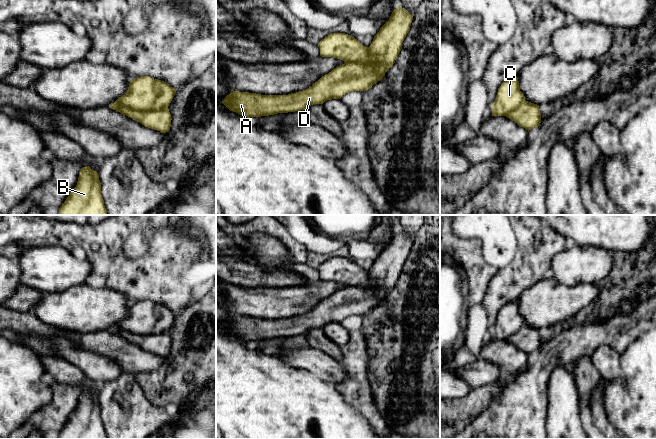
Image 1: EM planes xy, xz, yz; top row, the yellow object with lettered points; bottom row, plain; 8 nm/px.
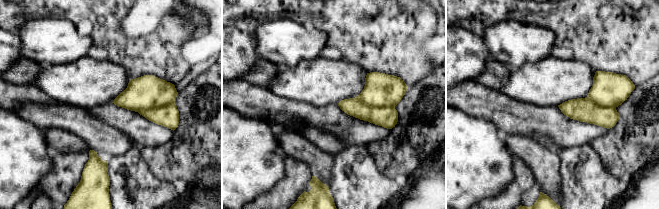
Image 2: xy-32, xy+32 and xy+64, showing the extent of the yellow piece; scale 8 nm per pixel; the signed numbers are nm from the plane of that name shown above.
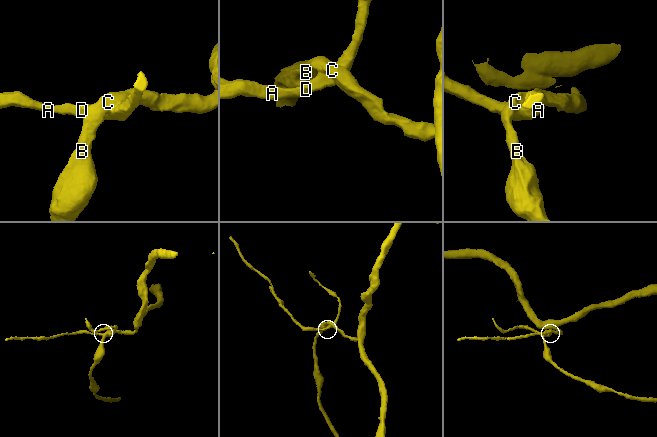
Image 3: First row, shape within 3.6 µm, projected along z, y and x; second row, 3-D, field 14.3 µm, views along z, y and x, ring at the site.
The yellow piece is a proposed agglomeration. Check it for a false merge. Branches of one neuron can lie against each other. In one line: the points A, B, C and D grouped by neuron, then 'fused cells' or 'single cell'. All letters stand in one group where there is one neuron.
A D / B C | fused cells

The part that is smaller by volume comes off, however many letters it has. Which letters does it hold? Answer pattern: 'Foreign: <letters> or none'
Foreign: A, D

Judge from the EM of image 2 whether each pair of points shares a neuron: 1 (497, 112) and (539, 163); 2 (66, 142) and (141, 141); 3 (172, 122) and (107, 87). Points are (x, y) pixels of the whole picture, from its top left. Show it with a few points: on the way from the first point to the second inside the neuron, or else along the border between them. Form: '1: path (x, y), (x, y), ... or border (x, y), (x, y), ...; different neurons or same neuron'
1: path (510, 125), (535, 150); same neuron
2: path (85, 136), (122, 136); same neuron
3: border (111, 101), (89, 109); different neurons

